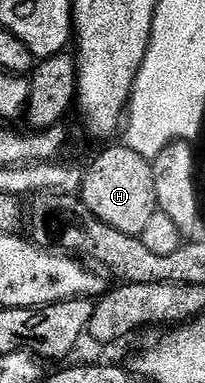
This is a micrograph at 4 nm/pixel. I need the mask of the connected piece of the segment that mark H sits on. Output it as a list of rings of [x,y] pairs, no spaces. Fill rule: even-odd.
[[[126,146],[119,147],[106,149],[92,165],[87,165],[79,197],[90,210],[90,214],[106,222],[106,226],[114,226],[114,230],[122,230],[122,234],[140,237],[150,218],[154,218],[158,211],[154,174],[151,163],[142,158],[142,154]]]

